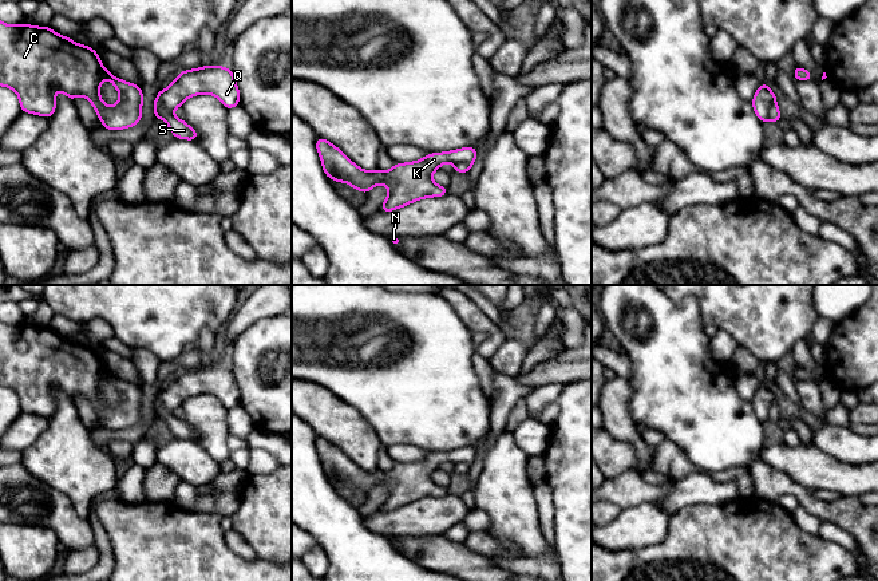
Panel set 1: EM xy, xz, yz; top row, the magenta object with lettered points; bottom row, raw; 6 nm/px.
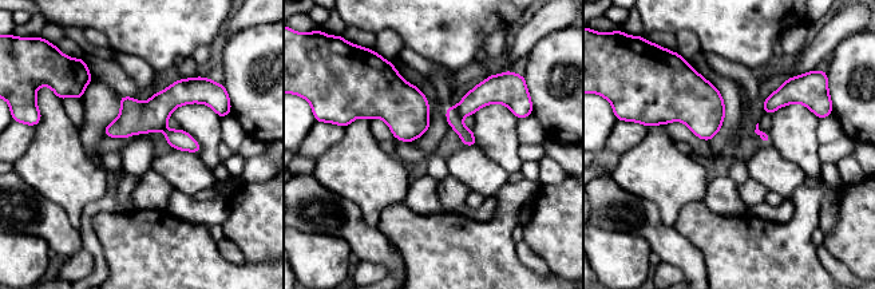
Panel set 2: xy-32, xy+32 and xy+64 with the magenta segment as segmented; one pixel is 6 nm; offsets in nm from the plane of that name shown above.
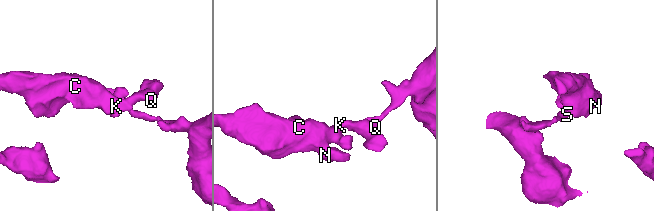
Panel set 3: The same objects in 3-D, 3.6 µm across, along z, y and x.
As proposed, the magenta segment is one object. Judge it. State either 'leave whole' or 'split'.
split

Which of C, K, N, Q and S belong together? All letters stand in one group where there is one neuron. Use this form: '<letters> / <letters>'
C K N Q / S

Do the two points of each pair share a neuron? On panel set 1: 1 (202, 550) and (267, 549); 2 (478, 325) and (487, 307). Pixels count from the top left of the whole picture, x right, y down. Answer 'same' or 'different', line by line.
1: different
2: different

